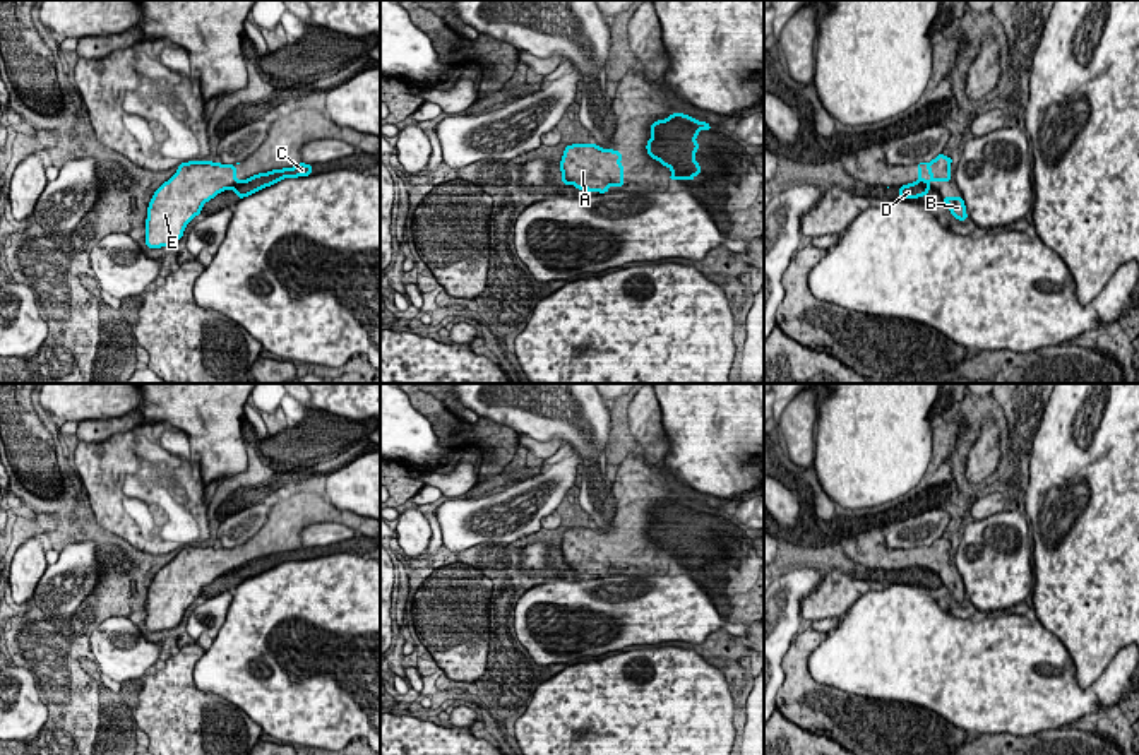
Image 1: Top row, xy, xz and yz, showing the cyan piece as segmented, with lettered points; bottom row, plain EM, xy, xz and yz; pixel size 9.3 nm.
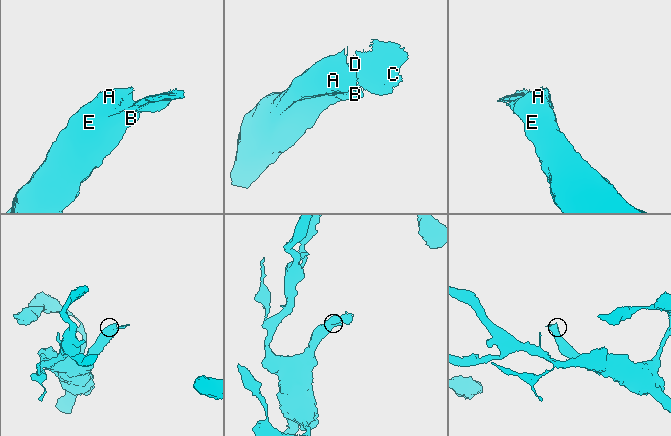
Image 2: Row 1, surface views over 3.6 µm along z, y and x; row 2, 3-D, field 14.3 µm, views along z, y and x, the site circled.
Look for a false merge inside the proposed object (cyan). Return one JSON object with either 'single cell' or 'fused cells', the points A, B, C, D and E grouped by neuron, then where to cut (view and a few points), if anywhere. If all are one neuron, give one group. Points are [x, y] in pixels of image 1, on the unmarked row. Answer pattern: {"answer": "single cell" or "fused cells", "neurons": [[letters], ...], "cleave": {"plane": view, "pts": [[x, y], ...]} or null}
{"answer": "single cell", "neurons": [["A", "B", "C", "D", "E"]], "cleave": null}

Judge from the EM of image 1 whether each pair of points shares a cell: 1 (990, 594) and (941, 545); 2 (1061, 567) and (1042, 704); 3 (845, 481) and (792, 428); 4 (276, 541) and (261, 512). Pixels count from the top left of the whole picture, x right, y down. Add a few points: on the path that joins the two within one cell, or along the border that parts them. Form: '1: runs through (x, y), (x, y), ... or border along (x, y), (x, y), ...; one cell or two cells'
1: border along (954, 540), (954, 565), (966, 600); two cells
2: border along (1037, 617), (1059, 639), (1074, 666); two cells
3: border along (816, 442), (812, 463); two cells
4: border along (271, 505), (266, 523), (240, 546); two cells

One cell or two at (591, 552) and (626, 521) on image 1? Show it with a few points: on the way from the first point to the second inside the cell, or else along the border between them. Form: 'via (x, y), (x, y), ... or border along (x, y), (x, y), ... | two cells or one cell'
via (602, 550), (620, 531) | one cell

